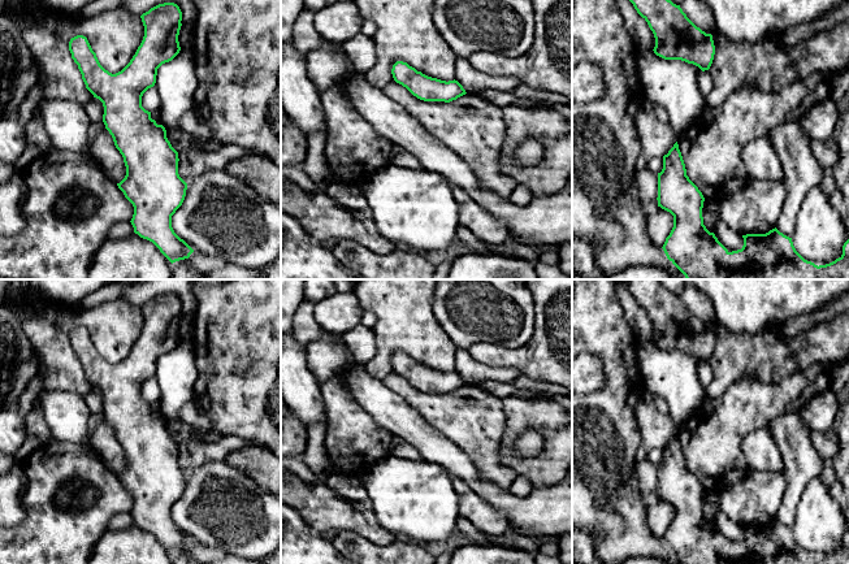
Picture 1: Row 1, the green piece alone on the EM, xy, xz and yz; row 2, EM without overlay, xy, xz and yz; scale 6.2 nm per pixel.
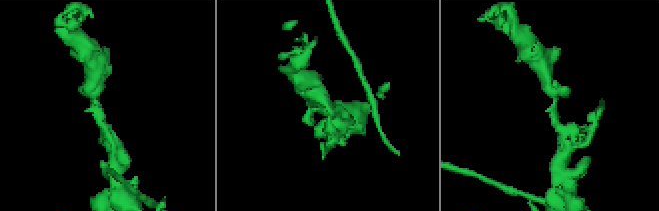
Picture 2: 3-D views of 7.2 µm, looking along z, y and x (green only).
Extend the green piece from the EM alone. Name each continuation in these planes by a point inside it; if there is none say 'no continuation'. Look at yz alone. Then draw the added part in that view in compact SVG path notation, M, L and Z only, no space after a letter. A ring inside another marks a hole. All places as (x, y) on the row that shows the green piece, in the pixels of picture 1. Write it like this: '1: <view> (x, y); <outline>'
no continuation

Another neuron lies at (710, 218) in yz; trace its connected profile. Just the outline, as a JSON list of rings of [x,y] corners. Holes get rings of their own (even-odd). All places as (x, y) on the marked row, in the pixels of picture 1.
[[[703,204],[703,208],[702,208],[702,217],[703,217],[703,225],[706,226],[706,229],[710,233],[714,233],[714,226],[715,226],[719,217],[715,213],[712,213],[711,211],[709,211],[705,207],[705,204]]]

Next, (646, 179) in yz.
[[[647,166],[637,172],[637,188],[645,217],[658,209],[658,174]]]

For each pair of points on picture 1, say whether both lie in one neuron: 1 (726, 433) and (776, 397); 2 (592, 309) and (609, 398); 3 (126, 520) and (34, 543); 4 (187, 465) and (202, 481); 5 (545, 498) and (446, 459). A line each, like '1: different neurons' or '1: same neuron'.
1: same neuron
2: same neuron
3: different neurons
4: different neurons
5: same neuron

